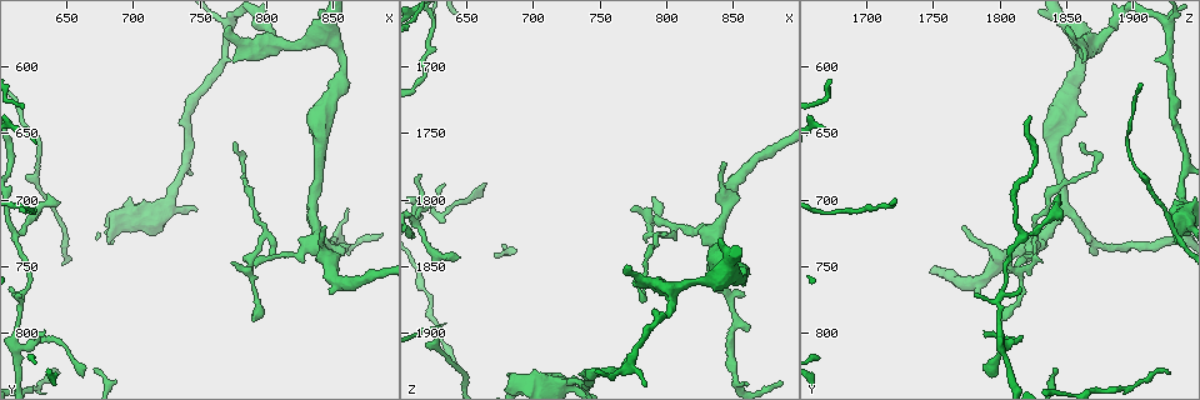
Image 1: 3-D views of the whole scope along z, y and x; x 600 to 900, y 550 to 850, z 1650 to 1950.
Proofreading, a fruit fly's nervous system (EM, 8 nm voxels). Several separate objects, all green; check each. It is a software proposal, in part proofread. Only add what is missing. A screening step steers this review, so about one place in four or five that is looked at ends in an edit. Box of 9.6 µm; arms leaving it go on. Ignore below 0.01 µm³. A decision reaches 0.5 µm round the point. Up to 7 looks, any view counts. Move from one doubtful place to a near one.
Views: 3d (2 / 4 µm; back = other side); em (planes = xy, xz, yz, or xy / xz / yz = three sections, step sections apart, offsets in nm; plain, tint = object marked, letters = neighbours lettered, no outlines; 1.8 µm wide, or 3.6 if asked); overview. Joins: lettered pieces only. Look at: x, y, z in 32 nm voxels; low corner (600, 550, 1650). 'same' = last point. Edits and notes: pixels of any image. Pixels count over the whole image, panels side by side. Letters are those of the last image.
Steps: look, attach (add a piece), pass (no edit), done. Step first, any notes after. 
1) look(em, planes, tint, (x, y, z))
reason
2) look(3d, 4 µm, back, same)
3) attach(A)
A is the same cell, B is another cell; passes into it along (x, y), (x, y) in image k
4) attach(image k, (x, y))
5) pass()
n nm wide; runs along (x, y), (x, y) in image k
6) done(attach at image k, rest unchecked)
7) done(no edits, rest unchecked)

look(3d, 4 µm, (644, 830, 1926))
thin end

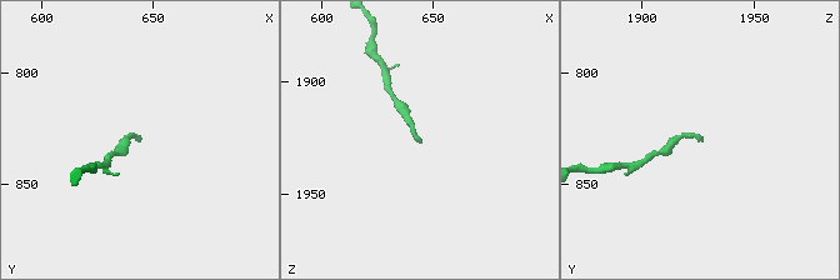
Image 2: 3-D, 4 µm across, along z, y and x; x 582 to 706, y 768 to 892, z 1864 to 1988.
look(em, planes, plain, (644, 831, 1926))

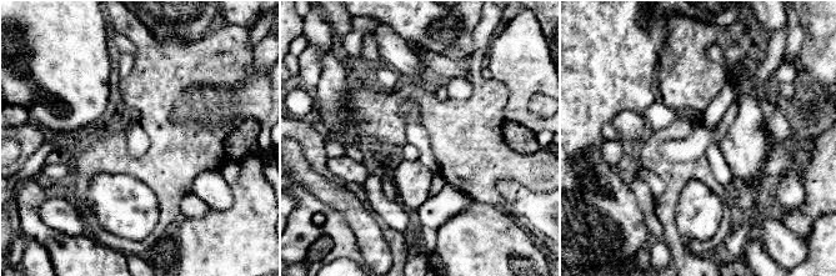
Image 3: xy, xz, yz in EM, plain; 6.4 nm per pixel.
look(em, planes, letters, same)
see the neighbours

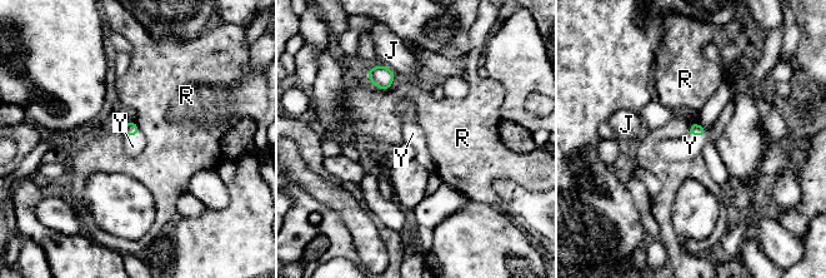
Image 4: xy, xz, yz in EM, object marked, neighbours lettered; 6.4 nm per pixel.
attach(Y)
Y is the same cell, J and R are other cells; passes into it along (695, 129), (697, 134), (690, 145) in image 4; the neuron continues

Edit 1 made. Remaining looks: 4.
look(em, planes, plain, (790, 788, 1798))
branch stops here

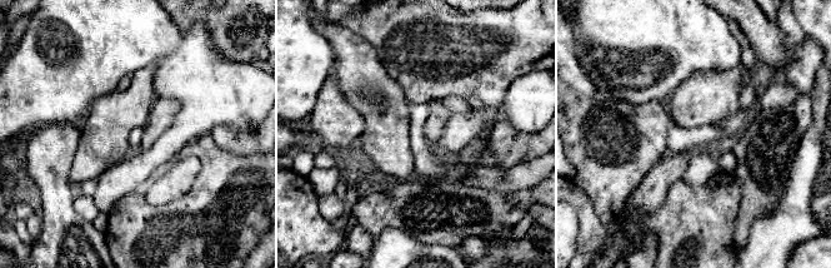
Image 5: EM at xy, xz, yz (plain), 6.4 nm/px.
look(em, planes, letters, same)
what lies round it

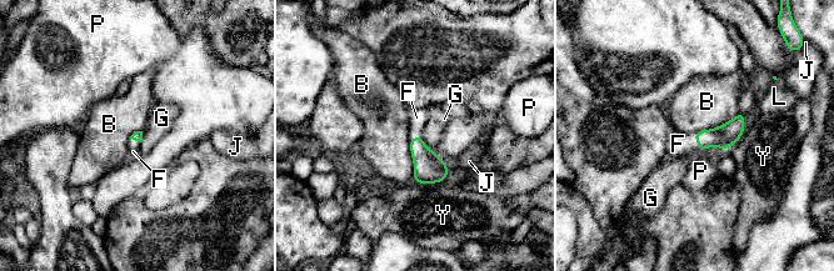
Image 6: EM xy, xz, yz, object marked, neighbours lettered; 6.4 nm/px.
pass()
B, F, G, J, L, P and Y are other cells; border along (692, 134), (700, 151) in image 6; none of them fits

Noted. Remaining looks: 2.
done(attach at image 4, rest unchecked)

